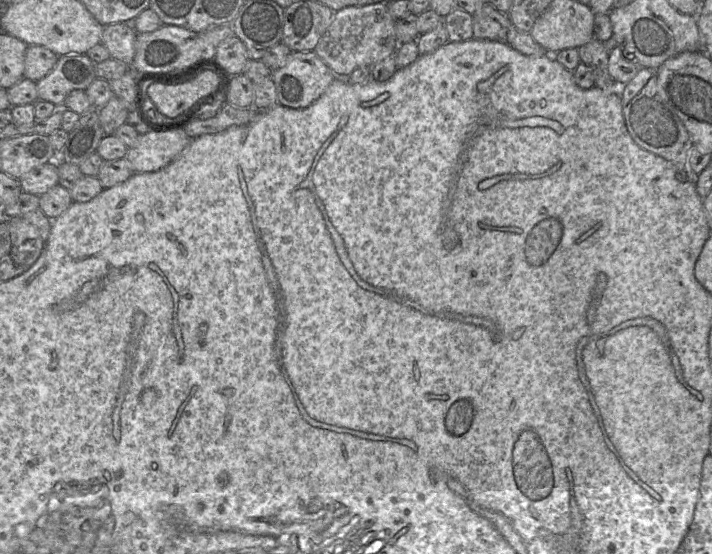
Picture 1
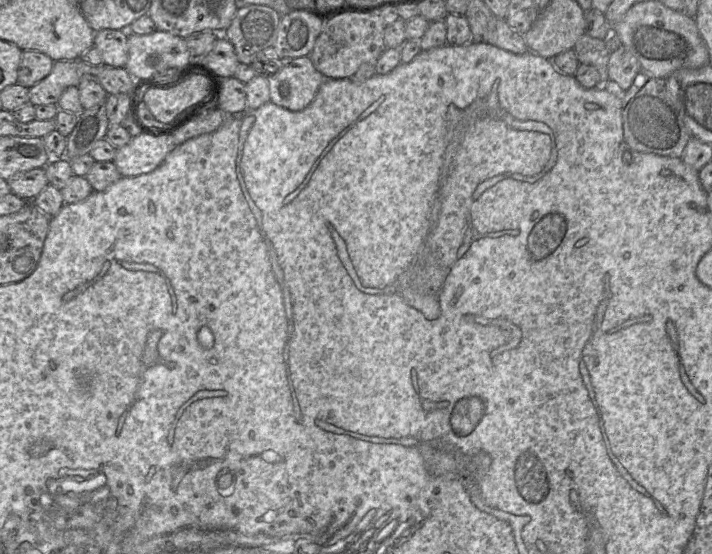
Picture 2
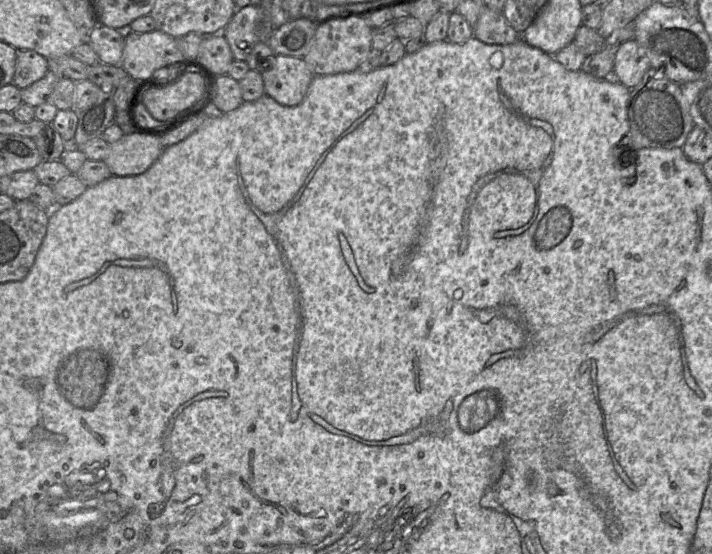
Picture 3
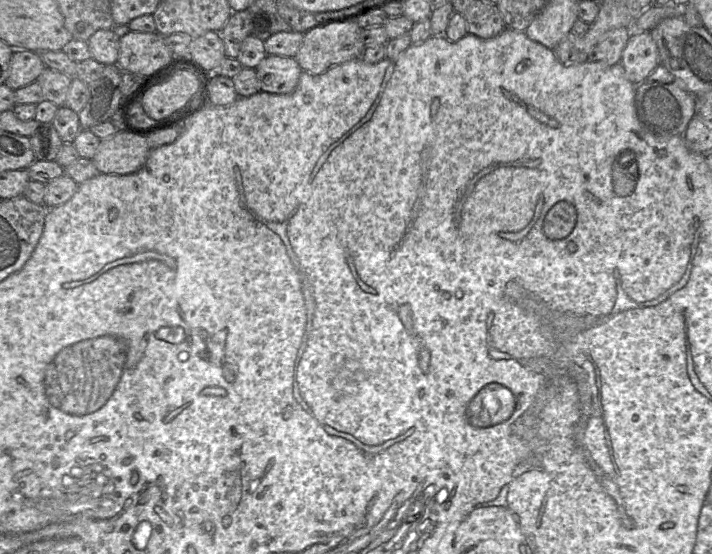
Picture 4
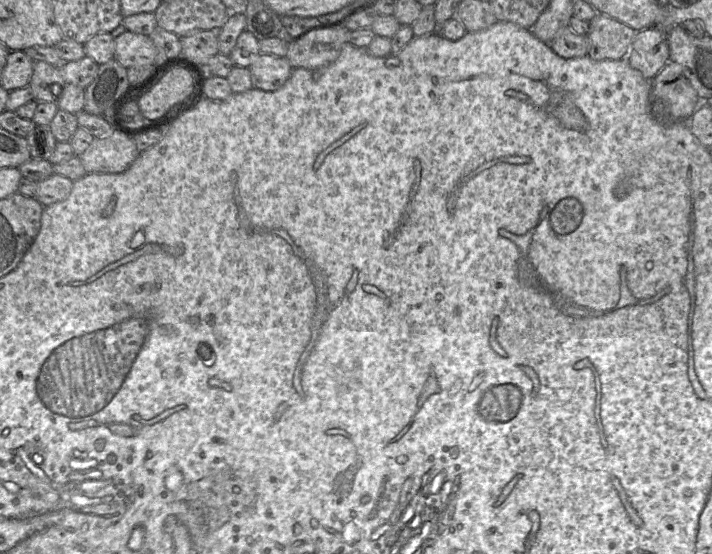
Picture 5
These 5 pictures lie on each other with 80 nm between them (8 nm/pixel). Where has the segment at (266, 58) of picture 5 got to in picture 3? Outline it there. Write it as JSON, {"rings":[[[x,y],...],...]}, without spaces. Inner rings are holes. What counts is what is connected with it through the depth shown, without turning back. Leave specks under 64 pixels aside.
{"rings":[[[273,55],[268,60],[268,67],[261,72],[265,94],[283,106],[296,106],[304,99],[314,74],[300,57]]]}

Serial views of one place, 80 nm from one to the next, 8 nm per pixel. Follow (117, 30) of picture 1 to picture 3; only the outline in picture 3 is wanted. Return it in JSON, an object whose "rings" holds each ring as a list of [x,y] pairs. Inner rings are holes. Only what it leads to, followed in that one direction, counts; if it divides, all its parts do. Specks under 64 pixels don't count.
{"rings":[[[97,25],[87,36],[87,41],[98,56],[99,62],[120,65],[125,38],[117,30]]]}

